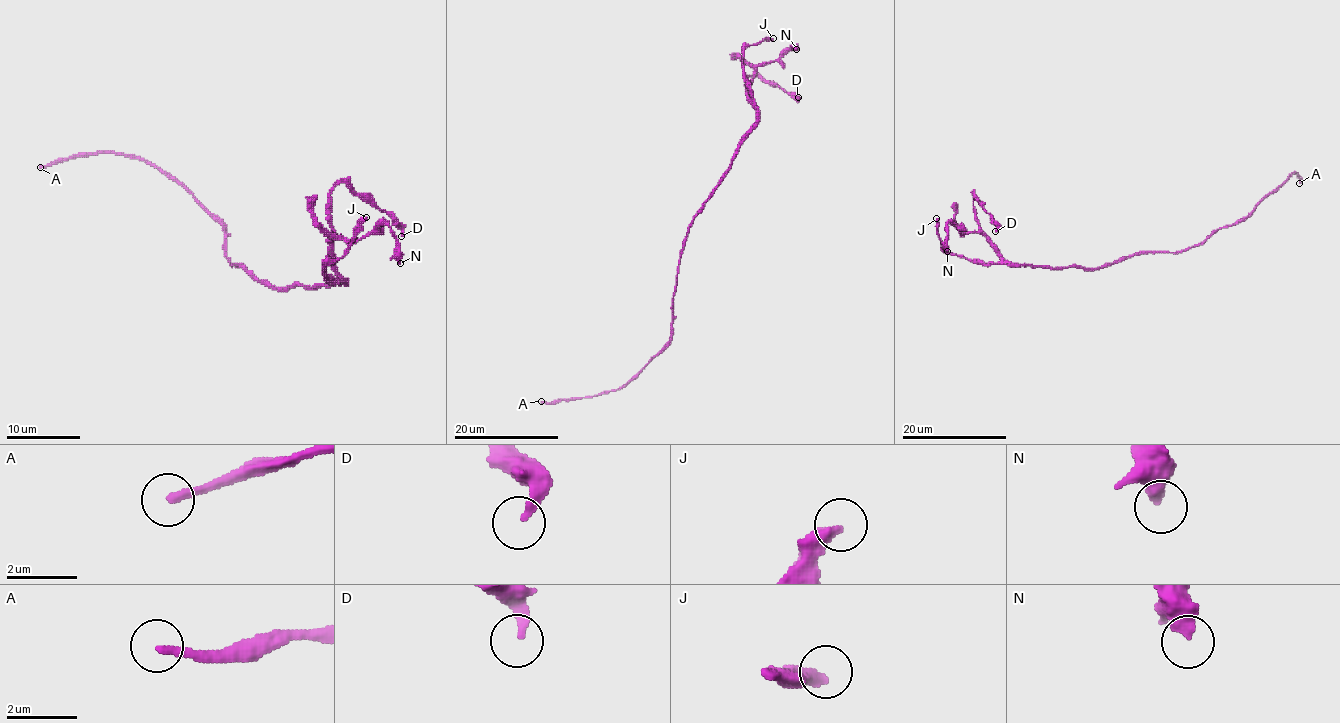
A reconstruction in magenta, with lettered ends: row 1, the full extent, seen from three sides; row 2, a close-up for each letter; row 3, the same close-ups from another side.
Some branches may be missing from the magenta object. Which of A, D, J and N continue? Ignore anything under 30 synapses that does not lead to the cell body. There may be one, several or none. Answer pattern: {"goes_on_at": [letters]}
{"goes_on_at": ["A"]}

